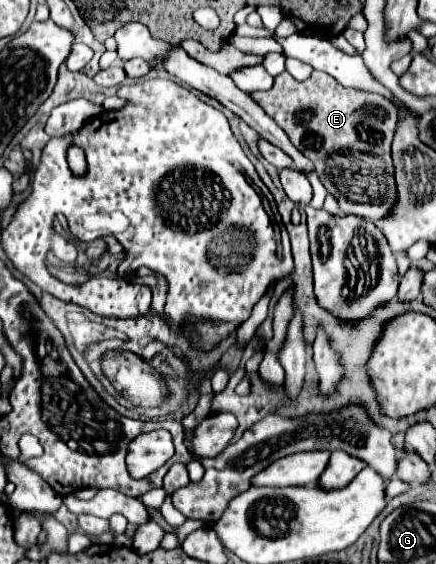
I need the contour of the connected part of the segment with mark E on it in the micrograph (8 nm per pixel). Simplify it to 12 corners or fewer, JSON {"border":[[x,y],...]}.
{"border":[[324,72],[252,98],[344,214],[396,206],[396,106]]}

